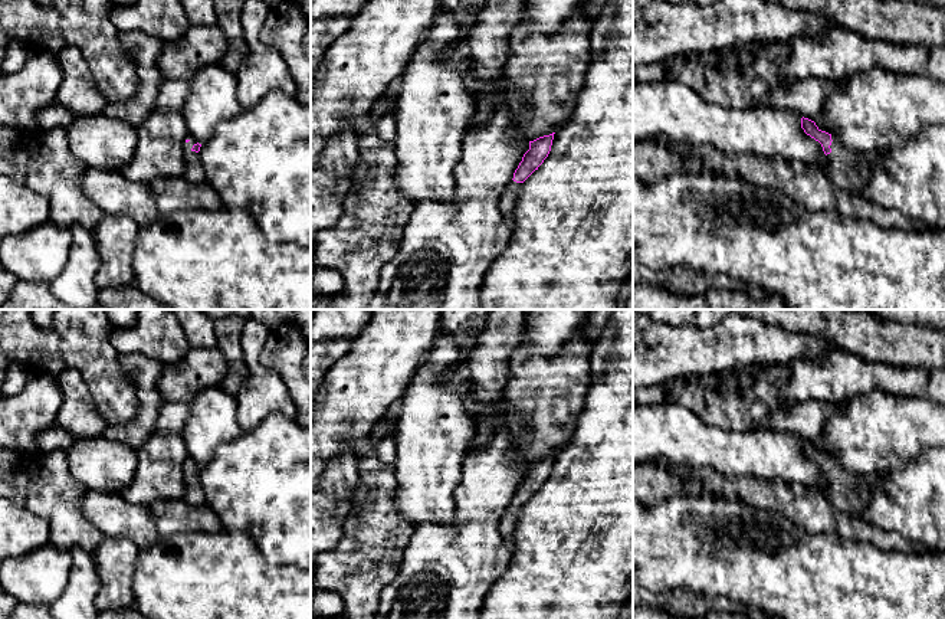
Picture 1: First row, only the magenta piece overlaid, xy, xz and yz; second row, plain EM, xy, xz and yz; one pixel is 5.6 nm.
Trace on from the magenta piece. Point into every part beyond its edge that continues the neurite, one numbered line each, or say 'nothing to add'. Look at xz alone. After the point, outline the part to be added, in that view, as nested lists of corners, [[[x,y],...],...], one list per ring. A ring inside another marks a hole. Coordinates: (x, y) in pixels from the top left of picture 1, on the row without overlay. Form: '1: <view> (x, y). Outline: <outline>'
1: xz (508, 523). Outline: [[[512,502],[506,508],[505,515],[499,521],[499,530],[508,543],[511,543],[511,540],[513,537],[513,531],[516,527],[518,515],[521,512],[521,507],[522,505],[516,505]]]

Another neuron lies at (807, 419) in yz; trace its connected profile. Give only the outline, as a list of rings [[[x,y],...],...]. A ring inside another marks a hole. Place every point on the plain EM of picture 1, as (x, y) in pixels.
[[[794,402],[790,407],[770,413],[757,429],[793,432],[816,445],[833,412],[833,403]]]

